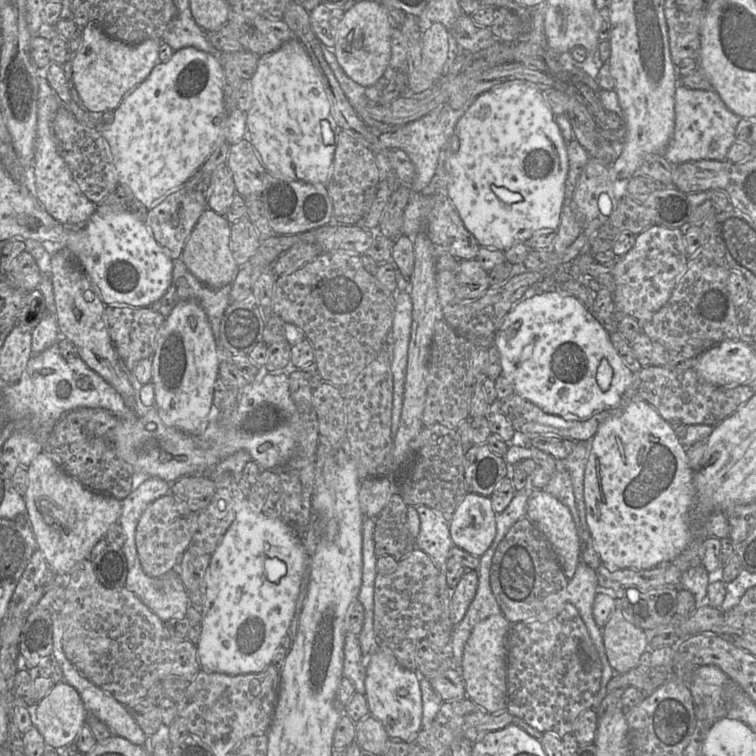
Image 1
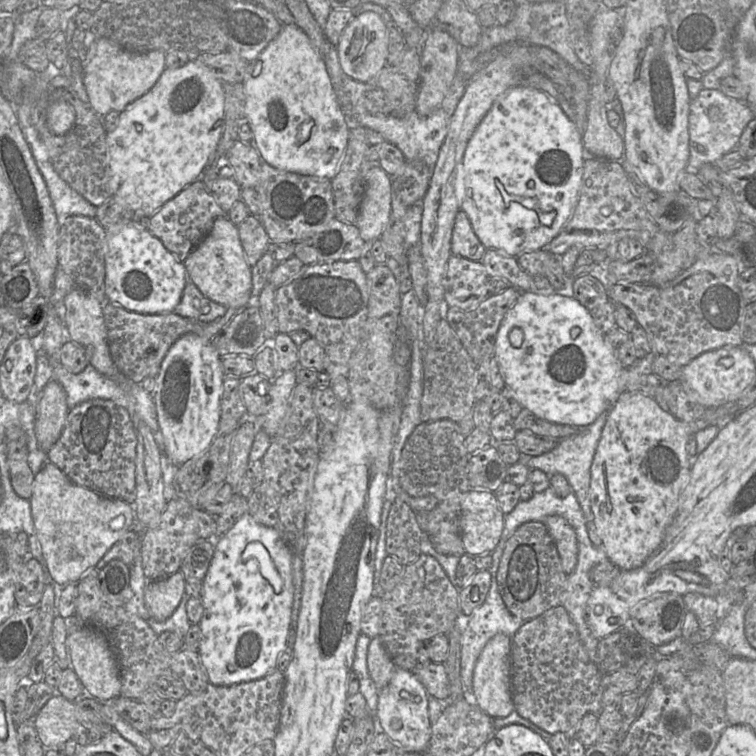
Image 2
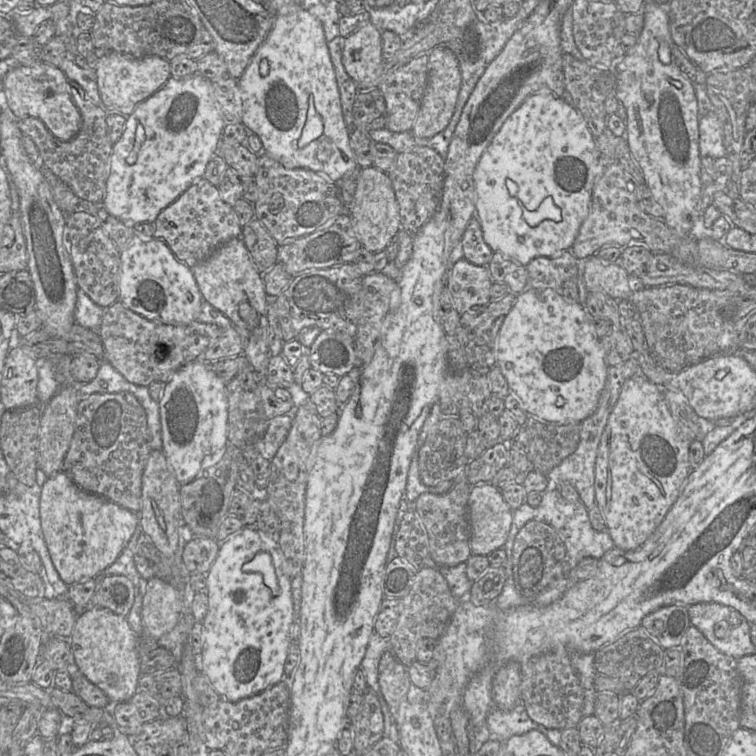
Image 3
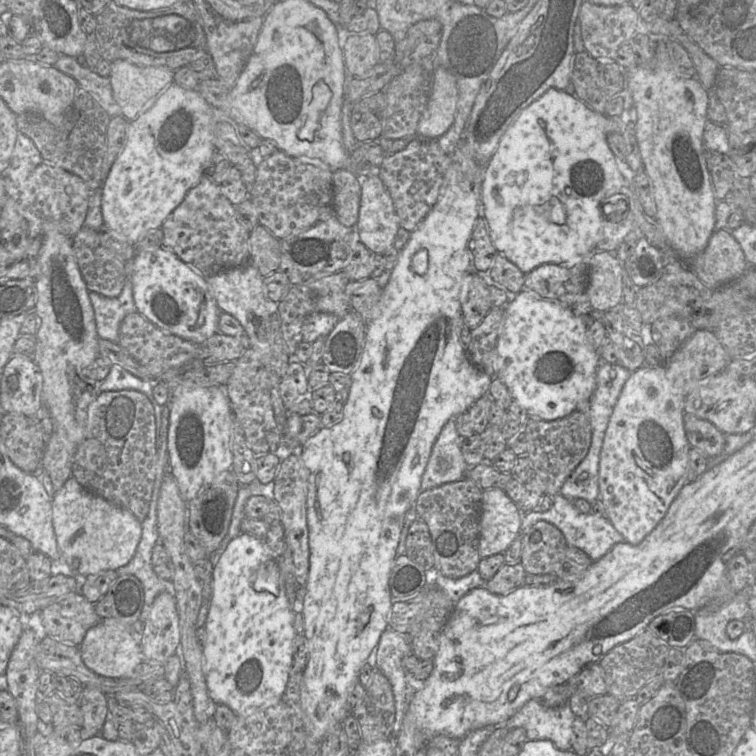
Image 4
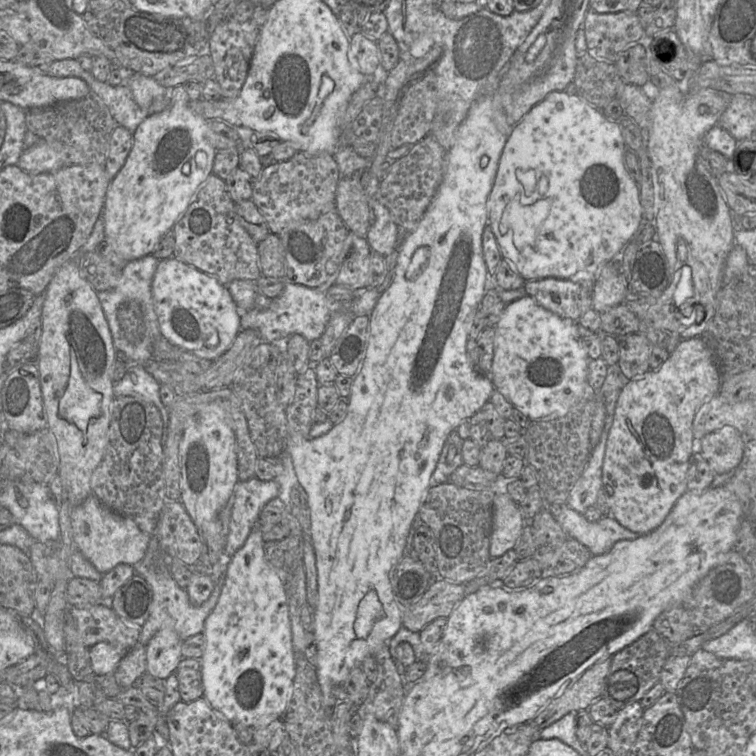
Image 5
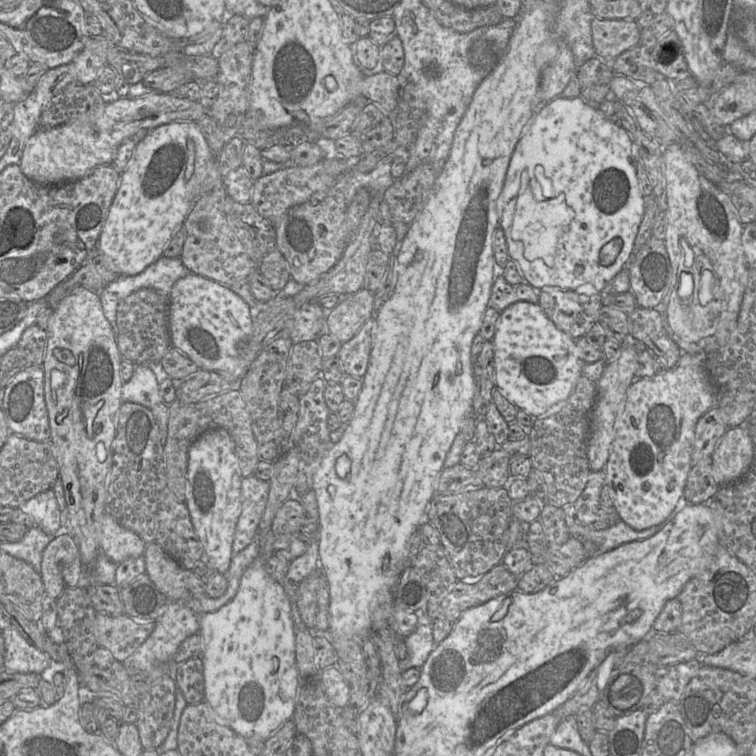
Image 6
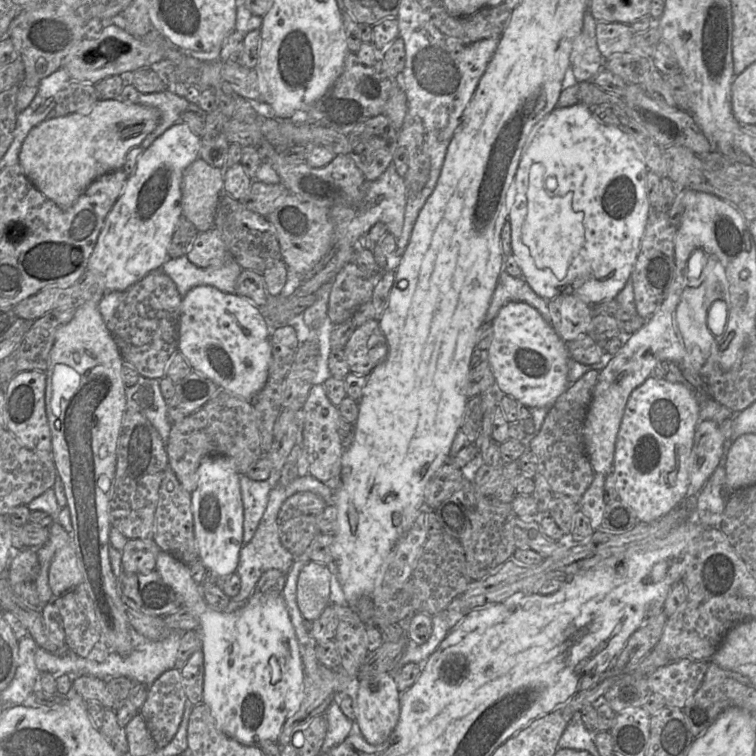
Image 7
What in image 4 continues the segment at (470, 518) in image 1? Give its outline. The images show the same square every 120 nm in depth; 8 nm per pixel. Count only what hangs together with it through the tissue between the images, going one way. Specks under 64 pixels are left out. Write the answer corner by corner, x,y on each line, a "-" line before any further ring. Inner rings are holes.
501,489
483,491
479,554
487,558
504,553
520,535
523,512

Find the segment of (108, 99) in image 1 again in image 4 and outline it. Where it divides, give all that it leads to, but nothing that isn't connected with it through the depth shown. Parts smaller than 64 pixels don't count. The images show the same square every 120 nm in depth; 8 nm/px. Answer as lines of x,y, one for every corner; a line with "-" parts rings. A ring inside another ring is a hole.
116,60
111,63
109,80
113,96
119,107
121,115
128,121
137,118
150,105
157,96
174,82
174,71
163,66
139,66
124,60

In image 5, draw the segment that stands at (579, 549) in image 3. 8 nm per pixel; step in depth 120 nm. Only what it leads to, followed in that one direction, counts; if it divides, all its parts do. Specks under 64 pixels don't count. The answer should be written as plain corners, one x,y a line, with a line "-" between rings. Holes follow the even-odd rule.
563,506
562,512
556,517
568,537
583,544
593,556
609,552
620,540
635,540
640,537
623,527
613,517
603,517
590,522
570,506

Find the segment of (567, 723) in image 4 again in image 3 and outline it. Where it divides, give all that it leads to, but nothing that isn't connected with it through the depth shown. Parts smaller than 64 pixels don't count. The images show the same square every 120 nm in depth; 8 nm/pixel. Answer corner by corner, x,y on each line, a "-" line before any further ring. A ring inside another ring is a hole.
492,699
492,706
486,718
486,725
491,736
501,742
514,735
522,735
531,730
540,731
552,744
558,747
561,741
561,730
549,729
531,720
521,703
510,711
503,711
494,705

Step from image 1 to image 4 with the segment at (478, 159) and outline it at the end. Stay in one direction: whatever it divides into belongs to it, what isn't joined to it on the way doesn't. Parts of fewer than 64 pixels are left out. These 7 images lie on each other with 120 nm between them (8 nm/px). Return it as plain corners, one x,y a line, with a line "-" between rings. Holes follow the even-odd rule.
551,88
540,98
526,107
509,126
501,137
497,149
487,163
481,183
481,203
484,207
484,216
491,240
499,254
516,265
525,275
542,264
561,264
575,256
590,256
596,250
599,241
599,231
602,225
600,205
603,199
614,194
619,194
621,189
628,186
628,182
617,168
615,157
611,152
606,137
612,132
612,120
604,114
597,113
589,108
575,95
570,95
564,90
-
519,173
525,173
527,179
520,186
516,183

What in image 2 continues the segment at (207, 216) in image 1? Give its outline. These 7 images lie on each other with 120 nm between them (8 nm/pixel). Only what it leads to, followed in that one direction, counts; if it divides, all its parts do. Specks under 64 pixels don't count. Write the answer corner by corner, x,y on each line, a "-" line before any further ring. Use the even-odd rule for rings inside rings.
227,216
215,219
210,232
185,259
184,267
190,280
208,299
226,308
242,309
248,304
252,289
252,267
245,260
237,227

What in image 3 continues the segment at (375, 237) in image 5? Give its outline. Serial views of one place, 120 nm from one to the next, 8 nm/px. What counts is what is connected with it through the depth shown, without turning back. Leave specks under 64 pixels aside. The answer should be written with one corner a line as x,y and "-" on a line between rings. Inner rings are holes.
371,165
358,170
356,191
349,207
349,217
361,246
372,253
383,251
401,229
399,205
392,182
386,172

